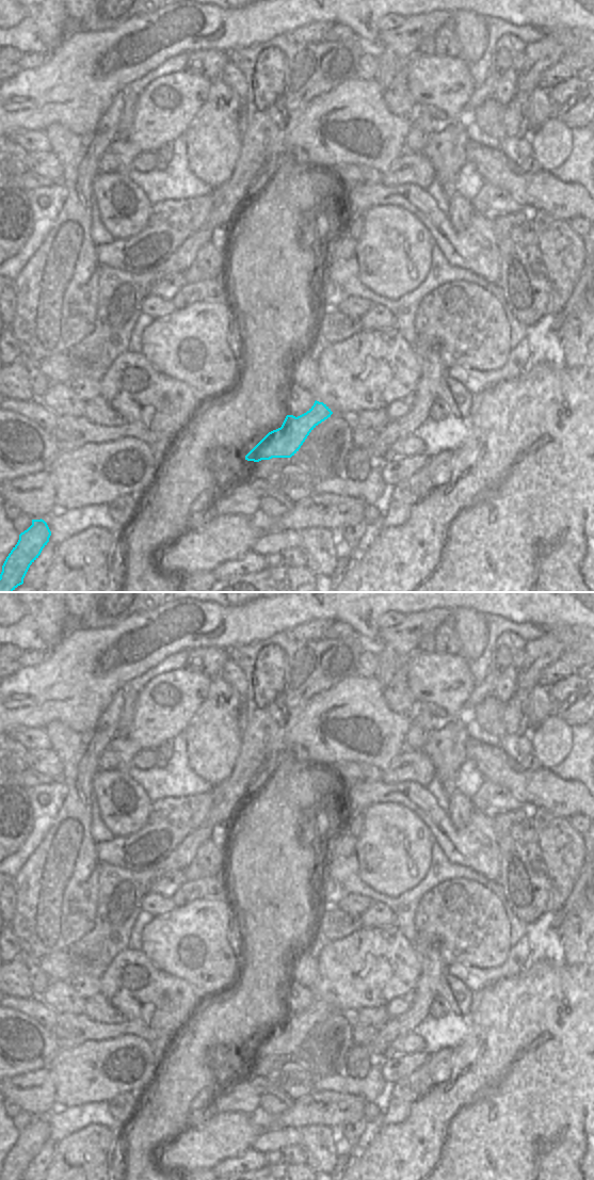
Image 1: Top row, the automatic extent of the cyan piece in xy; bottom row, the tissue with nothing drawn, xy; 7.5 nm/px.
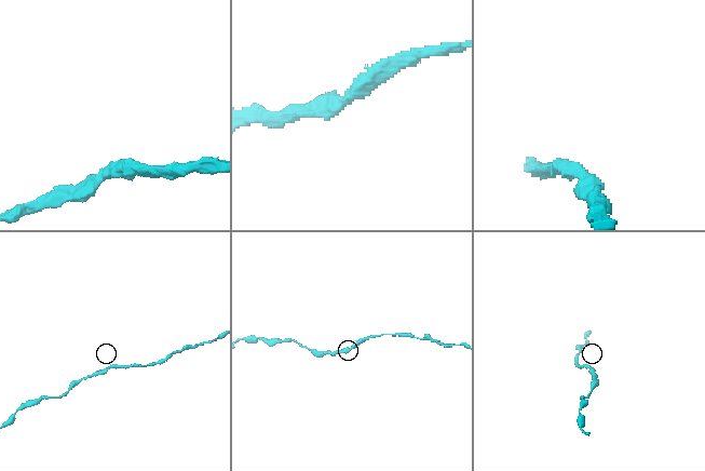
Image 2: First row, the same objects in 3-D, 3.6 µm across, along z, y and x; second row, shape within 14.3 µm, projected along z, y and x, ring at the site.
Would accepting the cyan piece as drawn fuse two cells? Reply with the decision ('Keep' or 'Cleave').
Keep

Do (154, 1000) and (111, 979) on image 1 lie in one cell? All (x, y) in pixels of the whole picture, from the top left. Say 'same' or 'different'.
same

